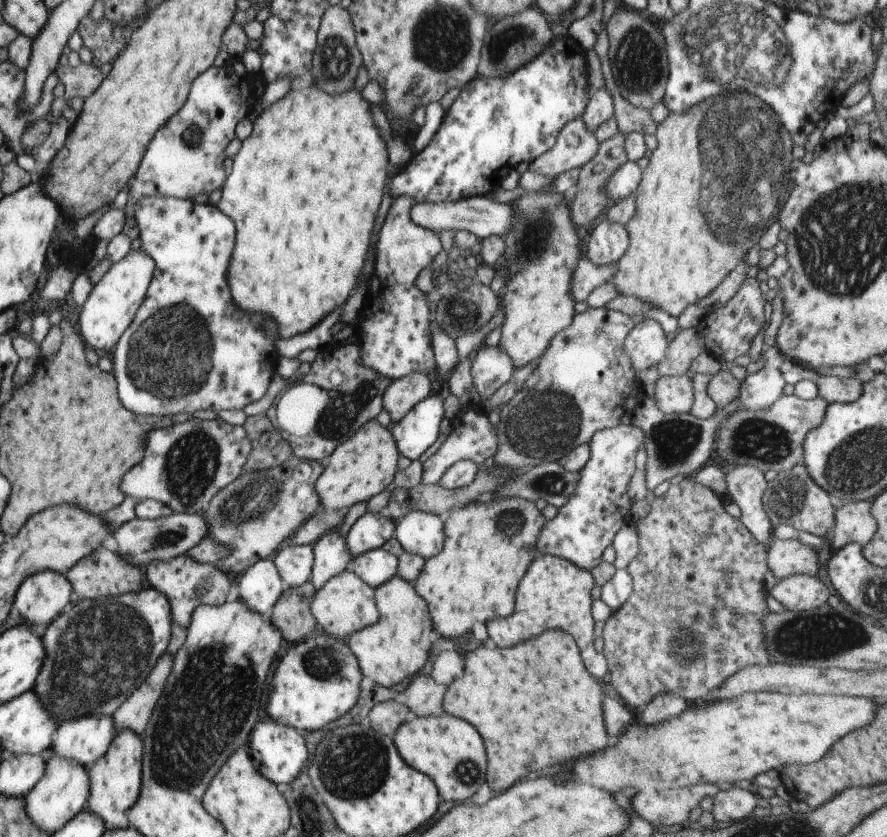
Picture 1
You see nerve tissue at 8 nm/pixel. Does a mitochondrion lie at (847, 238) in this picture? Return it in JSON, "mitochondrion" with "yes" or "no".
{"mitochondrion":"yes"}

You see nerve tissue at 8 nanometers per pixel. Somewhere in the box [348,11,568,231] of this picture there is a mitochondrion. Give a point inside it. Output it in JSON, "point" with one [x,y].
{"point":[516,40]}

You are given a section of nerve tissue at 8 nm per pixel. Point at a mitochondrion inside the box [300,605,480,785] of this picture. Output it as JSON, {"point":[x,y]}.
{"point":[323,662]}

